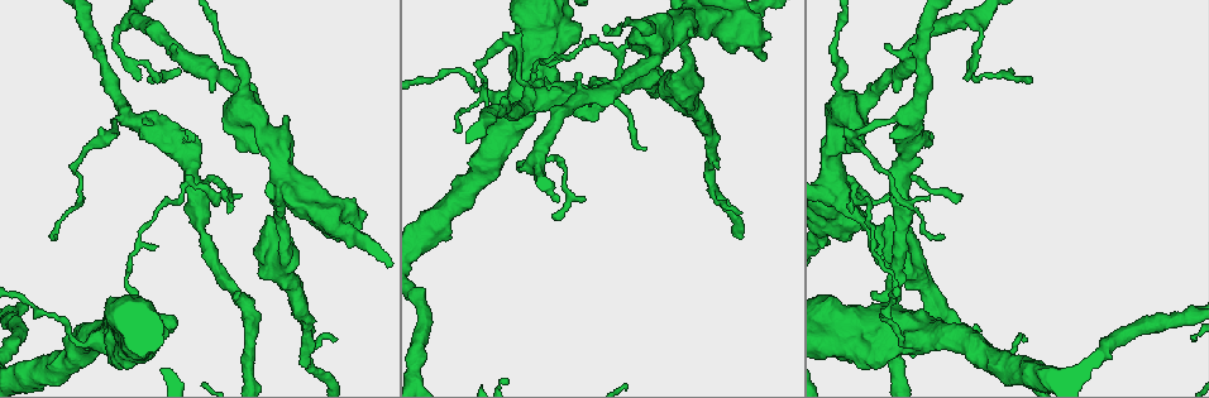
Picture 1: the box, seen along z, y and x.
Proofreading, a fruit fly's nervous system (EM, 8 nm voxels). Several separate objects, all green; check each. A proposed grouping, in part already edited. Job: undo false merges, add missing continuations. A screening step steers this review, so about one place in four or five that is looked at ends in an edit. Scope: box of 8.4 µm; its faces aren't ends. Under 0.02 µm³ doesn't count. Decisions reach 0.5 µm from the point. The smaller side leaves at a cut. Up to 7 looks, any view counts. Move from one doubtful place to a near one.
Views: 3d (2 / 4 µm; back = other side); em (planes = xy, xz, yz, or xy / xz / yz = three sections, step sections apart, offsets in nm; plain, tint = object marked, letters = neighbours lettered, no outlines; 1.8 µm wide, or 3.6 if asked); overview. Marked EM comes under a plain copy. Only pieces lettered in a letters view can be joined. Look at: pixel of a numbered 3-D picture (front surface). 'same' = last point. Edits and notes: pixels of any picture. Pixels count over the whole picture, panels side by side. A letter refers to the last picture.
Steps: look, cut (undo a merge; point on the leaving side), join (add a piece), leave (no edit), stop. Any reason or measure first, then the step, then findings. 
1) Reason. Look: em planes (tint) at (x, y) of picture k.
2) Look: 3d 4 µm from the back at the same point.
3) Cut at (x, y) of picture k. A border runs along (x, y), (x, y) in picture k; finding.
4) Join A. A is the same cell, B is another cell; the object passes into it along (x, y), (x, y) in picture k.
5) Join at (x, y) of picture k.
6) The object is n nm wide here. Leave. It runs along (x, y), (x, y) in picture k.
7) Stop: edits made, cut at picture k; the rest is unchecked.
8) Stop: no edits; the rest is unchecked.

Thin arm on a thick one. Look: em yz step 16 (letters) at (901, 189) of picture 1.

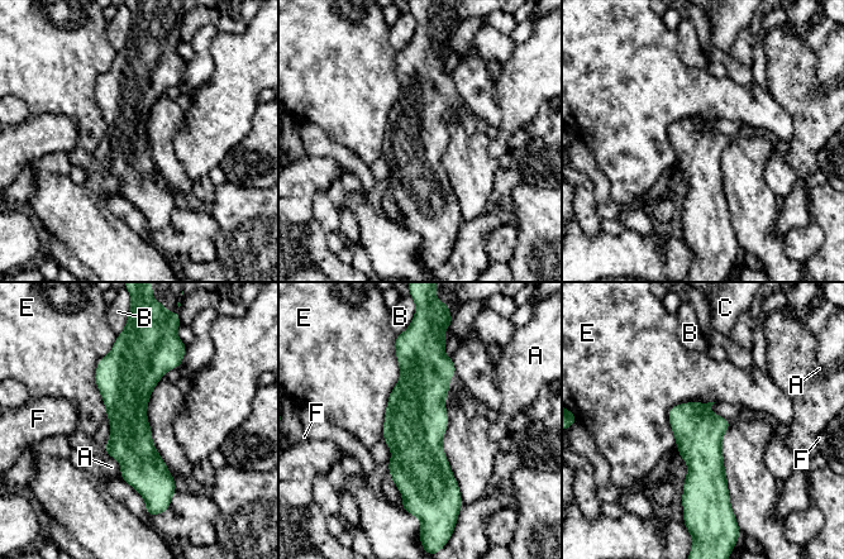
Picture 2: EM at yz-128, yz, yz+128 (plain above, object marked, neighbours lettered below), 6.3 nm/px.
The object is 280 nm wide here. Leave. A, B, C, E and F are other cells; continuous, no second neuron.

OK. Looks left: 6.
Calibre changes. Look: em xz step 16 (letters) at (533, 99) of picture 1.

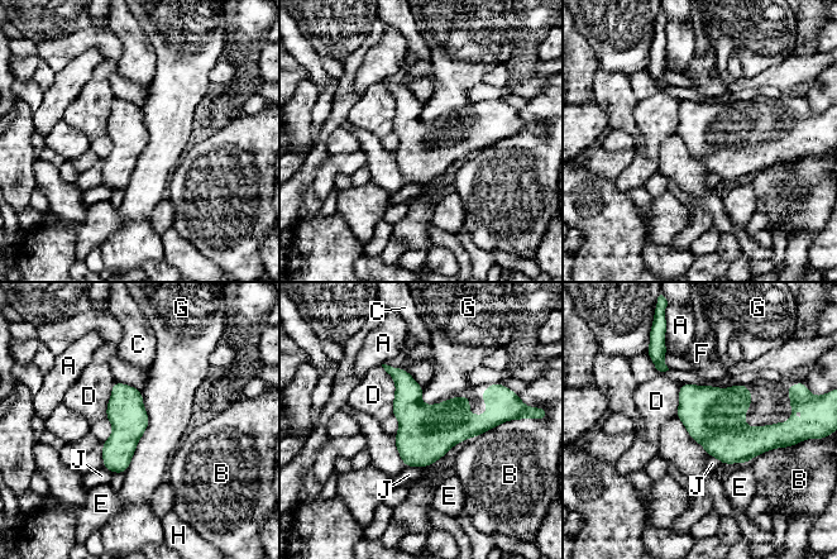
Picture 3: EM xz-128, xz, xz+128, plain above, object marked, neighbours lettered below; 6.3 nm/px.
Leave. A, B, C, D, E, F, G, H and J are other cells; a border runs along (142, 390), (148, 426), (124, 472) in picture 3; all the same neuron.

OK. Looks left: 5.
Three-way junction. Look: 3d 4 µm at (285, 177) of picture 1.

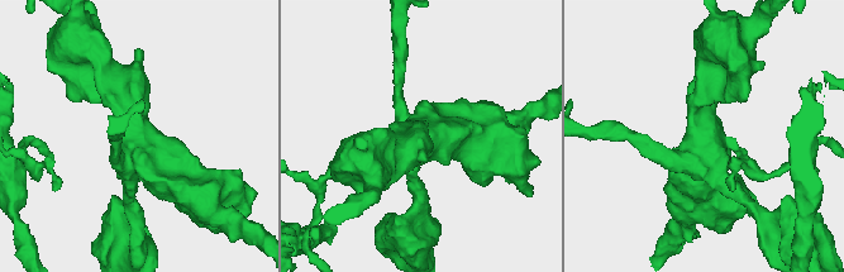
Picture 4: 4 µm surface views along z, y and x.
Now the EM. Look: em planes (letters) at (703, 136) of picture 4.

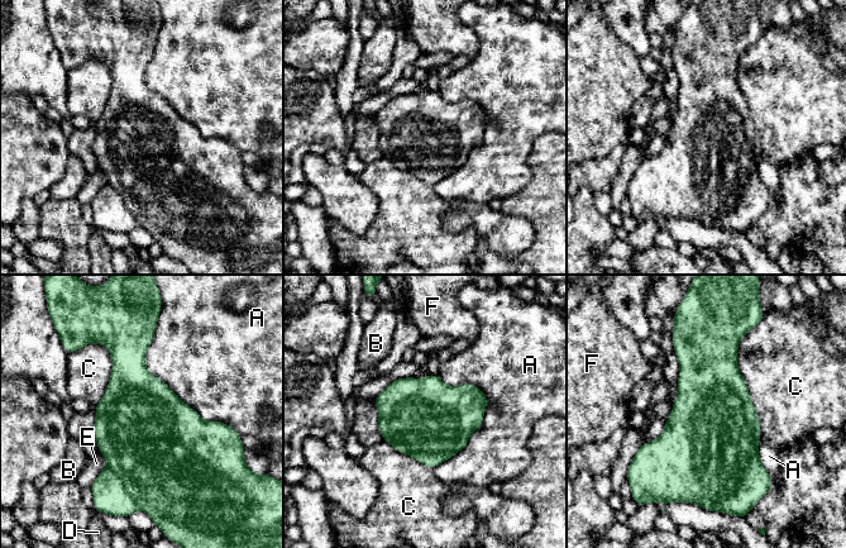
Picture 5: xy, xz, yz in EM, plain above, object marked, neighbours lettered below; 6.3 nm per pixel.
The longest contact is with C, 650 nm. Cut at (110, 496) of picture 5. A, B, C, D, E and F are other cells; a border runs along (106, 466), (137, 504) in picture 5; two neurons meet here.

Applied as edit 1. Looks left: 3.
Stop: edits made, cut at picture 5; the rest is unchecked.

